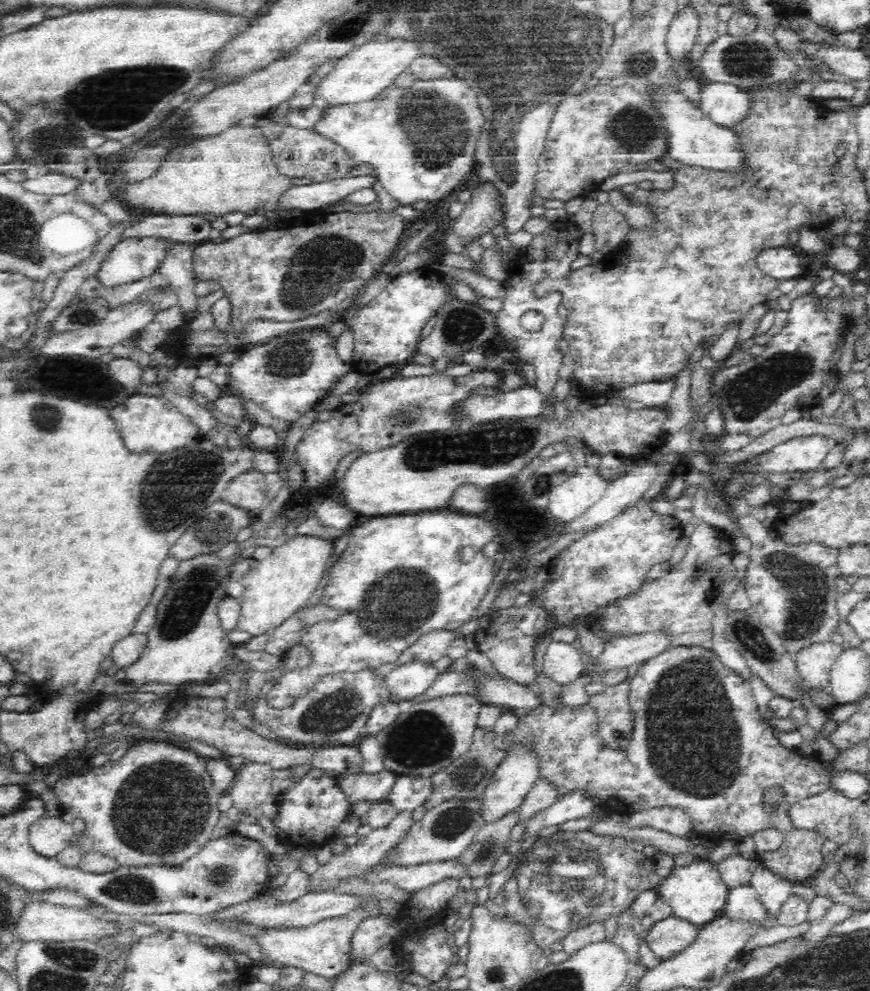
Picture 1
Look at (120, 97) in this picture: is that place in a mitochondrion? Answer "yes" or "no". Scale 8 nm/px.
yes

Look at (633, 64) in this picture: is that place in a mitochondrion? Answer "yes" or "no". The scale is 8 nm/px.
yes

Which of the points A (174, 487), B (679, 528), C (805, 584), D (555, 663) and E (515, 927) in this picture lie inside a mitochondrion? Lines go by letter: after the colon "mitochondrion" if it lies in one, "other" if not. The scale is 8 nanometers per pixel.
A: mitochondrion
B: other
C: mitochondrion
D: other
E: mitochondrion

